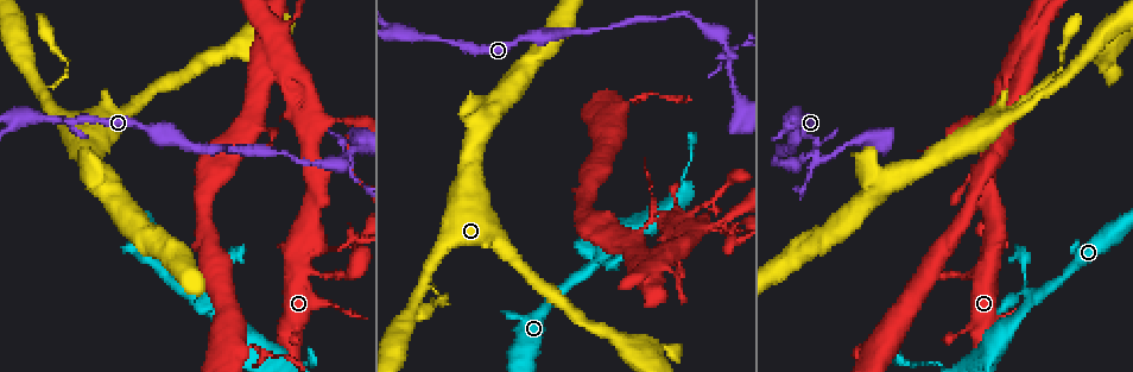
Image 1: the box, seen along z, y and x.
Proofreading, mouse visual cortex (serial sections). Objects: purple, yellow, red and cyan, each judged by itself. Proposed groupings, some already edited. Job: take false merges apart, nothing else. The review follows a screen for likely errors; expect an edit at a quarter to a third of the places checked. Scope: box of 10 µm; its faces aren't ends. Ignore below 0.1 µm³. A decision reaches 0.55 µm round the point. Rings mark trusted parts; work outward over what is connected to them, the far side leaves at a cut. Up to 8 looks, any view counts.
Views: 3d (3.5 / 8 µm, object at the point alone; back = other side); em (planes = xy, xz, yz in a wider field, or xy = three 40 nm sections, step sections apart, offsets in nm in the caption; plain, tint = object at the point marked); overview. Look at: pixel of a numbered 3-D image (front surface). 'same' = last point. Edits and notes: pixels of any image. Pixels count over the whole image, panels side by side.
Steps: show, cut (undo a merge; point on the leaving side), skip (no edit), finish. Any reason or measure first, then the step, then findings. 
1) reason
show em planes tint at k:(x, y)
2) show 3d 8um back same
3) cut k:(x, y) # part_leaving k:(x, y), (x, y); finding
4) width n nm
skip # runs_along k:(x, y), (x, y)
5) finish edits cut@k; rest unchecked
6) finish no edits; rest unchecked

side arm on a straight run
show 3d 8um at 1:(1050, 92)

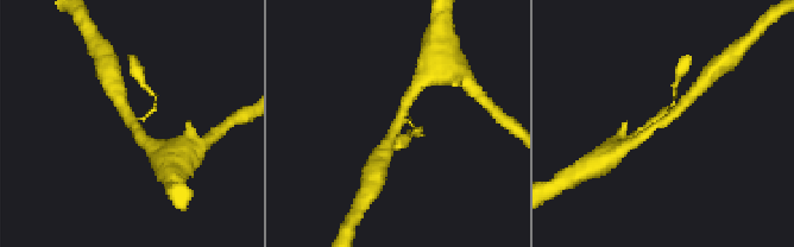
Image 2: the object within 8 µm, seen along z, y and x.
arms 3; arm_widths 100, 300, 350 nm
show em planes tint same

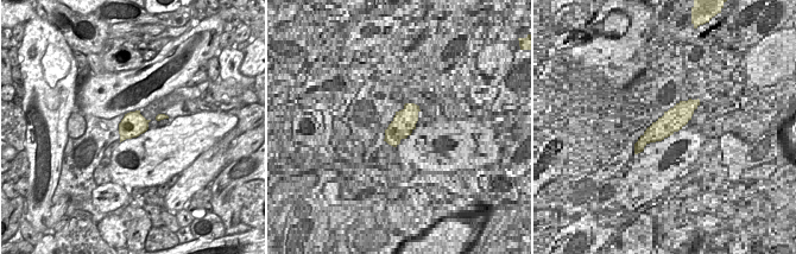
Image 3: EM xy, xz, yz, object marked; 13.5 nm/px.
skip # runs_along 2:(637, 139), (687, 101); all the same cell

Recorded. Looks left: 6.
abrupt turn
show 3d 3.5um at 1:(724, 224)

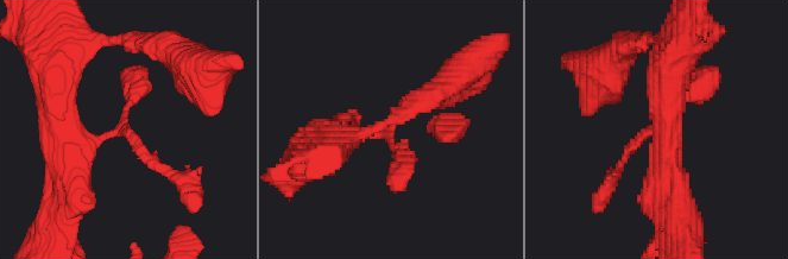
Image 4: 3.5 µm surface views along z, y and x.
now the EM
show em xy step 2 tint at 4:(393, 126)

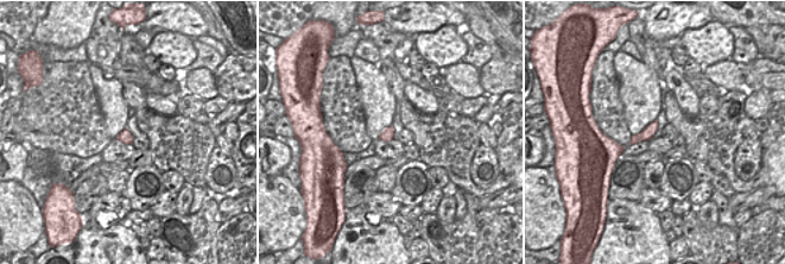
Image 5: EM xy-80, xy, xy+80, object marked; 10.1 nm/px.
width 120 nm
skip # runs_along 4:(338, 134), (382, 134), (440, 86); one cell here

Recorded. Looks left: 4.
arms part here
show 3d 3.5um back at 1:(659, 253)

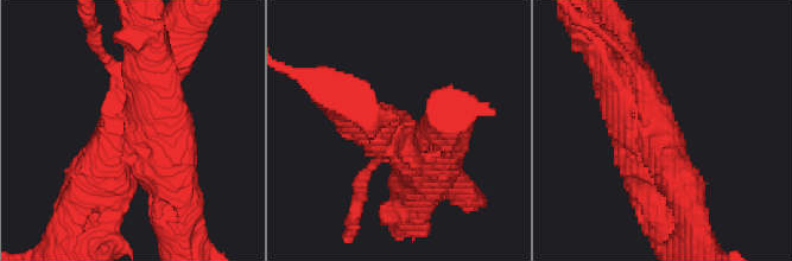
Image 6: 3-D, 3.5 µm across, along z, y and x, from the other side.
show em xy step 2 plain at 6:(660, 146)

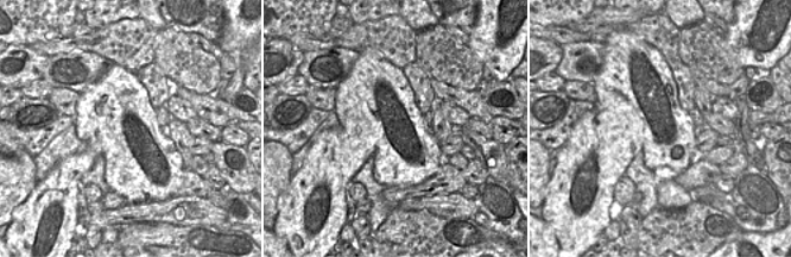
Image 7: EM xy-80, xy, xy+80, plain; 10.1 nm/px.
with the object marked
show em xy step 2 tint same

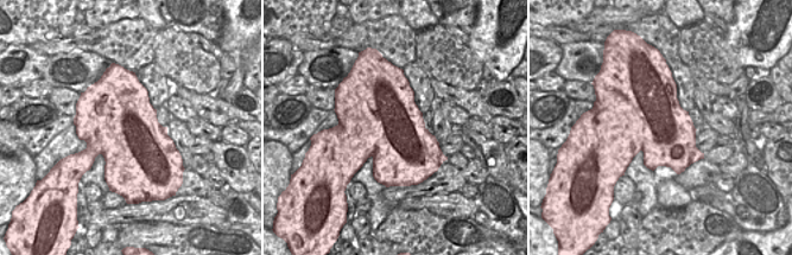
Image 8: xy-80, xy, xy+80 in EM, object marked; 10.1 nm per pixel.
width 800 nm
cut 6:(164, 123) # part_leaving 6:(132, 151), (164, 180), (179, 242); a second cell is stuck on

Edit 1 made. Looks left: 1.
finish edits cut@6; rest unchecked

